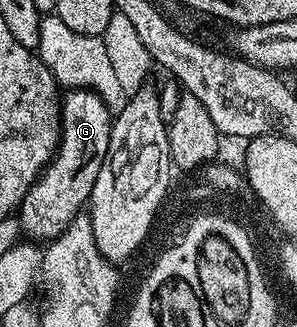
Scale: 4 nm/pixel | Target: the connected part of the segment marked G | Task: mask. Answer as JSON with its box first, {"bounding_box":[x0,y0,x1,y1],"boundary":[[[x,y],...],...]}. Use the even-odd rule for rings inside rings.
{"bounding_box":[18,89,113,243],"boundary":[[[73,89],[63,94],[60,107],[60,143],[56,146],[56,154],[53,155],[48,166],[40,172],[40,178],[30,187],[30,191],[26,191],[18,210],[20,232],[25,238],[36,243],[41,243],[40,241],[49,243],[55,240],[66,232],[71,221],[91,202],[98,171],[104,166],[104,161],[110,152],[110,131],[113,120],[113,110],[109,109],[108,104],[92,90]]]}

